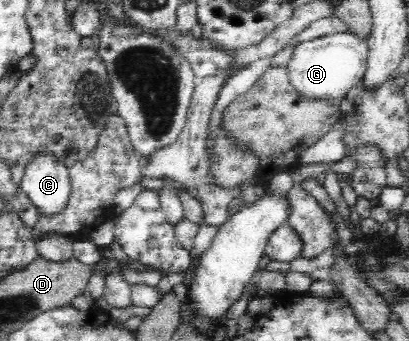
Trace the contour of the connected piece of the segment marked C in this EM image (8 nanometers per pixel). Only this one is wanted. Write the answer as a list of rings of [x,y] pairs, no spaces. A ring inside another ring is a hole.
[[[38,151],[24,169],[19,188],[31,200],[37,213],[61,212],[70,194],[69,167],[53,152]]]

